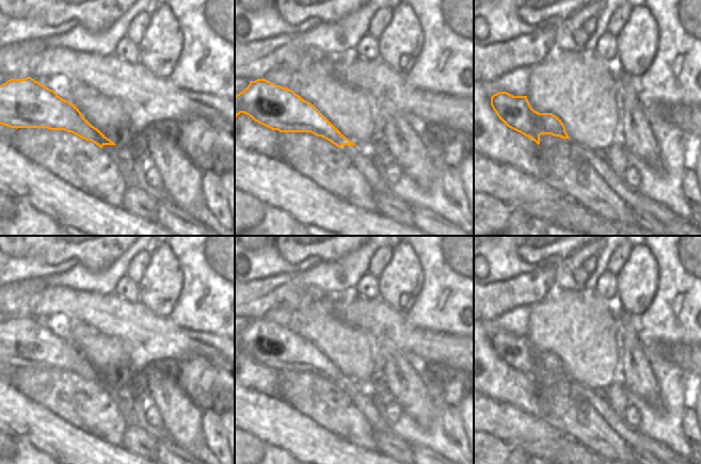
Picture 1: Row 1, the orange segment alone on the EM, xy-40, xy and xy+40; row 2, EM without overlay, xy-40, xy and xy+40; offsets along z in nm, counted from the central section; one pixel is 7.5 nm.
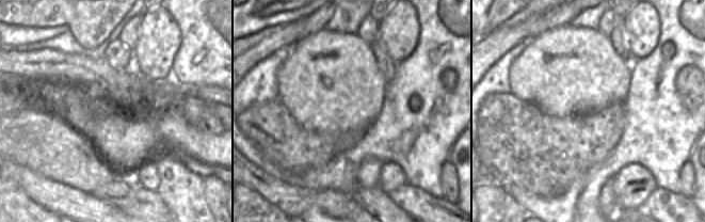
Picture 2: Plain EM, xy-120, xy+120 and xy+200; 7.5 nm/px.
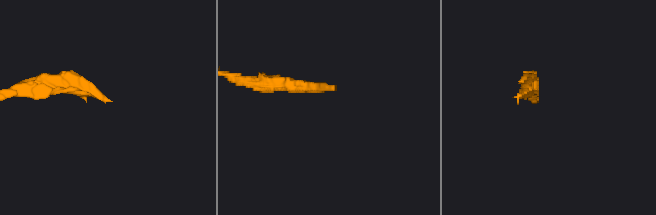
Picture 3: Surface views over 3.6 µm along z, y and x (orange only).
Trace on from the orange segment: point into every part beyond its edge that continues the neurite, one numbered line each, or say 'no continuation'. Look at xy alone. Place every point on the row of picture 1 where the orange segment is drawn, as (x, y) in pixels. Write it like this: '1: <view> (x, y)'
1: xy (361, 158).

